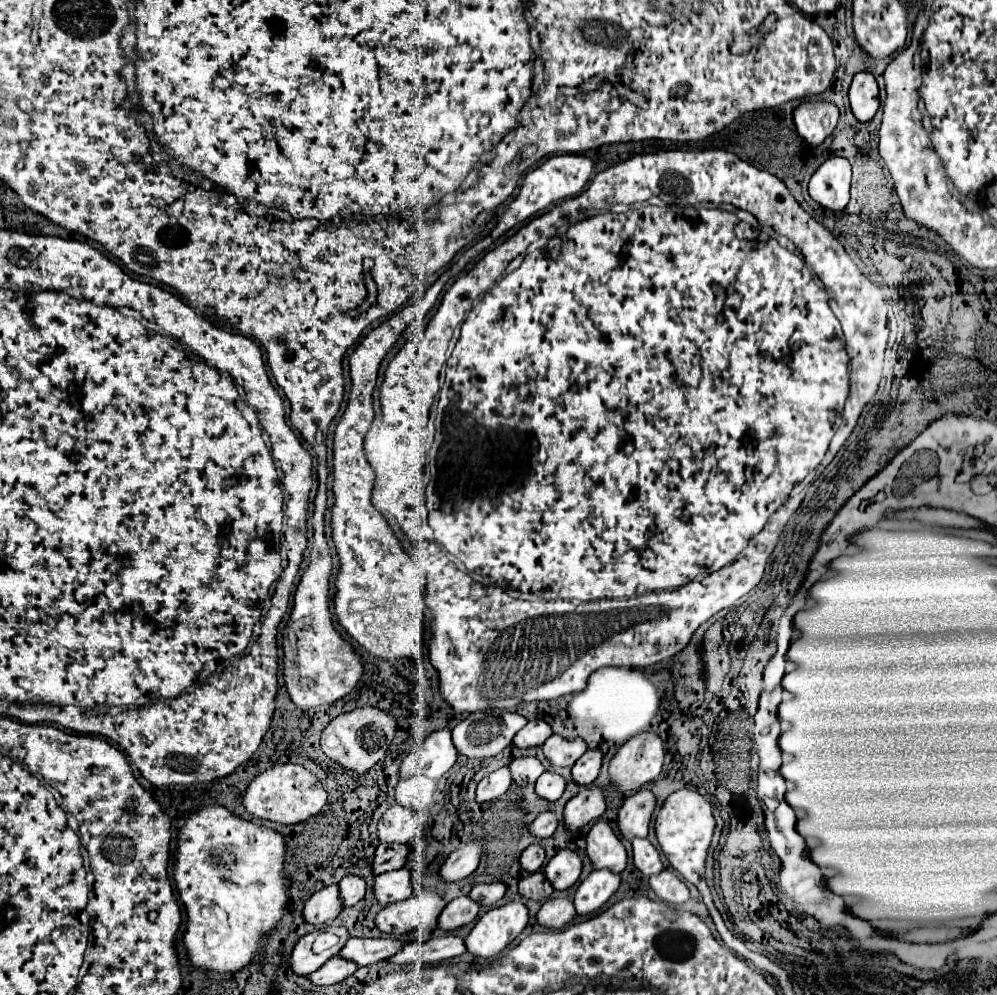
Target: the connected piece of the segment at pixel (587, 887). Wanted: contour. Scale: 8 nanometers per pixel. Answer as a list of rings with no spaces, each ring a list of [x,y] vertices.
[[[595,869],[575,891],[575,909],[579,915],[599,911],[607,899],[619,889],[621,875],[611,869]]]

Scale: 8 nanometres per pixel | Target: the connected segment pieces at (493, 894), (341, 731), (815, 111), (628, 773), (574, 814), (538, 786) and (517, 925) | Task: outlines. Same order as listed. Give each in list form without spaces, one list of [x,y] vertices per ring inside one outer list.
[[[503,881],[477,883],[477,885],[471,889],[471,893],[469,893],[471,899],[479,901],[479,903],[485,905],[485,907],[495,905],[503,895],[505,895],[505,883],[503,883]]]
[[[363,705],[331,719],[321,735],[321,749],[327,757],[331,757],[335,763],[341,763],[345,769],[353,769],[355,773],[367,773],[379,759],[383,759],[385,751],[395,739],[395,731],[397,721],[389,711],[373,705]]]
[[[801,101],[793,111],[797,133],[809,145],[821,145],[837,125],[839,109],[831,101]]]
[[[657,733],[631,737],[611,759],[609,775],[619,793],[633,791],[653,781],[663,767],[663,741]]]
[[[581,787],[579,793],[565,805],[563,823],[569,831],[579,831],[583,825],[597,821],[607,809],[601,787]]]
[[[545,771],[539,777],[539,781],[535,783],[535,793],[539,793],[539,797],[543,797],[547,801],[557,801],[563,795],[565,785],[567,785],[567,781],[559,773]]]
[[[509,901],[493,907],[479,917],[465,937],[467,951],[475,957],[495,957],[501,953],[529,923],[529,909],[523,901]]]

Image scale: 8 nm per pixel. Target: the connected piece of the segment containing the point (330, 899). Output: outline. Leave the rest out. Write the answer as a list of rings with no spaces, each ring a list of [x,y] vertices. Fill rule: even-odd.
[[[329,885],[329,887],[313,893],[305,901],[303,917],[307,923],[323,925],[327,921],[333,921],[341,913],[341,909],[343,909],[343,899],[339,897],[339,887]]]

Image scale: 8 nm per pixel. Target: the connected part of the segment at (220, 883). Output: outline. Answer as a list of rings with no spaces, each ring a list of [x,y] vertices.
[[[205,805],[201,809],[195,809],[195,811],[189,811],[185,817],[183,817],[183,825],[177,833],[177,845],[175,845],[175,873],[173,873],[173,879],[175,879],[175,885],[177,885],[177,891],[179,891],[179,897],[185,905],[185,913],[187,913],[187,929],[185,929],[185,935],[183,935],[183,945],[185,945],[185,951],[187,951],[187,959],[189,963],[195,967],[195,969],[203,969],[207,973],[215,971],[215,973],[229,973],[229,975],[235,975],[239,973],[241,969],[245,969],[253,957],[259,953],[259,949],[263,947],[263,941],[273,933],[273,929],[279,925],[281,917],[285,915],[285,909],[287,909],[287,901],[289,901],[289,887],[291,887],[291,877],[287,877],[285,873],[285,851],[287,851],[287,841],[281,833],[273,831],[273,829],[267,829],[263,825],[257,825],[253,821],[247,821],[235,813],[231,813],[227,807],[223,805]]]

